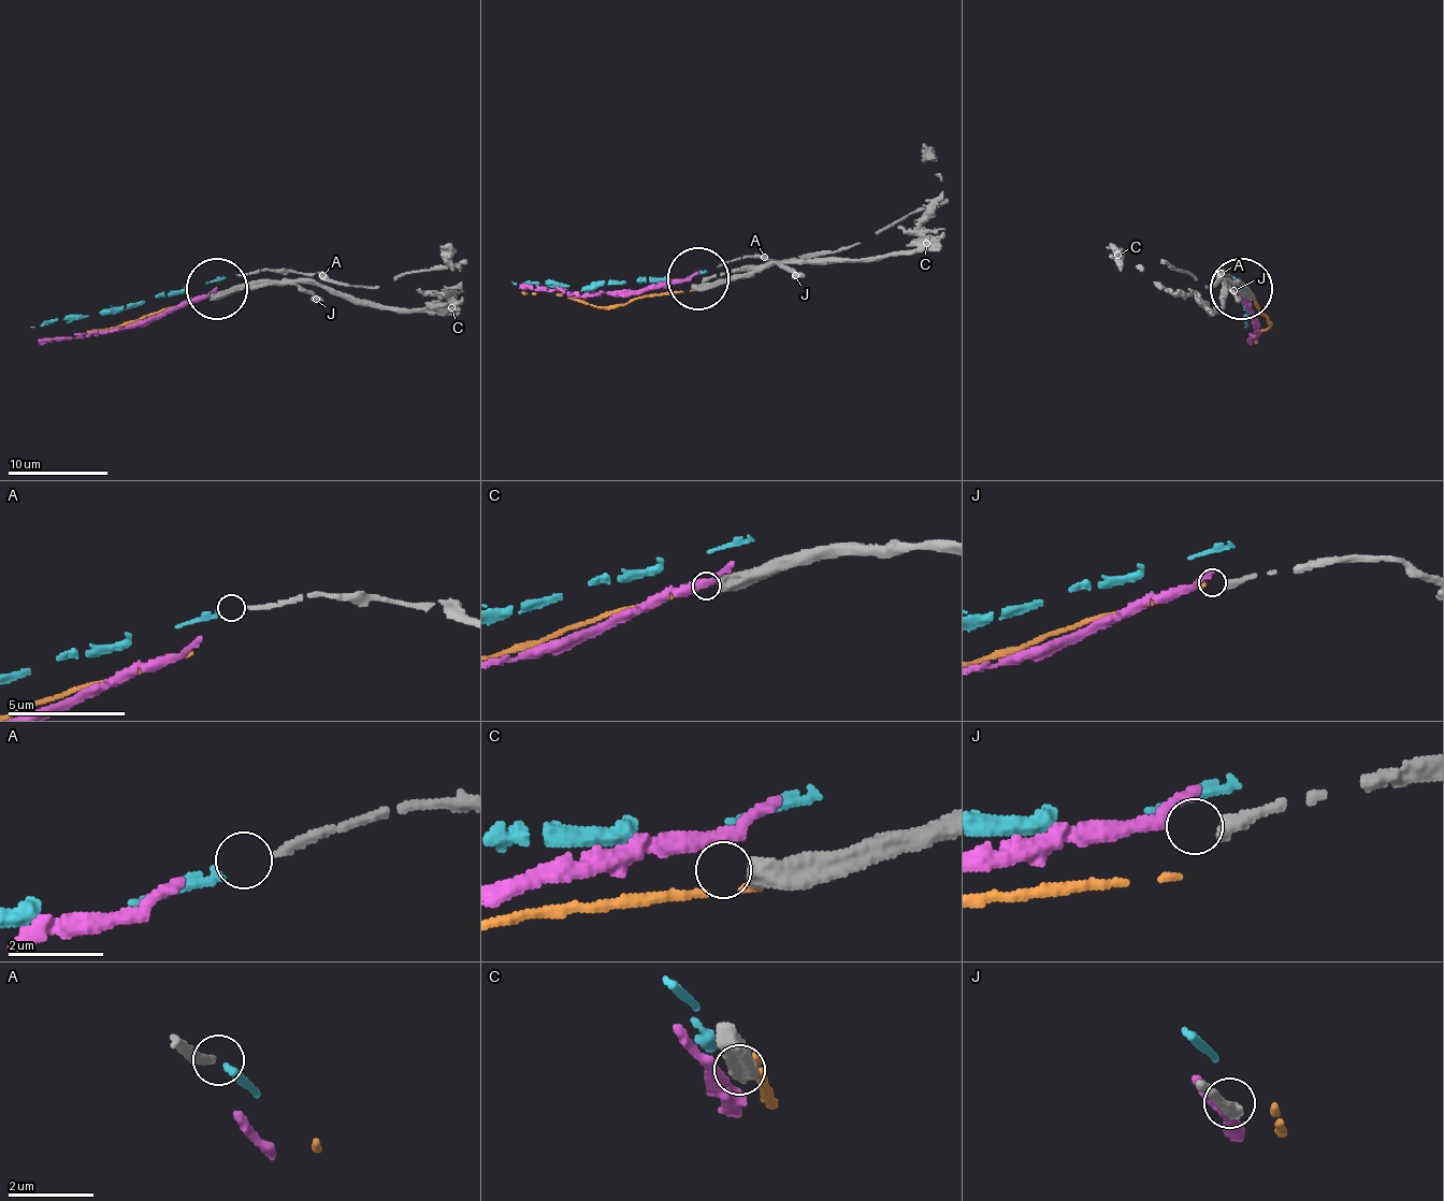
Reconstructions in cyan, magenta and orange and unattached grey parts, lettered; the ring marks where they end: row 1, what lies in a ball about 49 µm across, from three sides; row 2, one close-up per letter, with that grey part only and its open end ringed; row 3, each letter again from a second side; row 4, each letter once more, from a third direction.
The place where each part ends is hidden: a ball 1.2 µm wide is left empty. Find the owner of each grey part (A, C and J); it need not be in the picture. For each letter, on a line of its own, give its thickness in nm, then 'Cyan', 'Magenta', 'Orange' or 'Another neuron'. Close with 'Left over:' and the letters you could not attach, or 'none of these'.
A: Thickness 170 nm. Cyan
C: Thickness 480 nm. Another neuron
J: Thickness 280 nm. Another neuron
Left over: C, J

